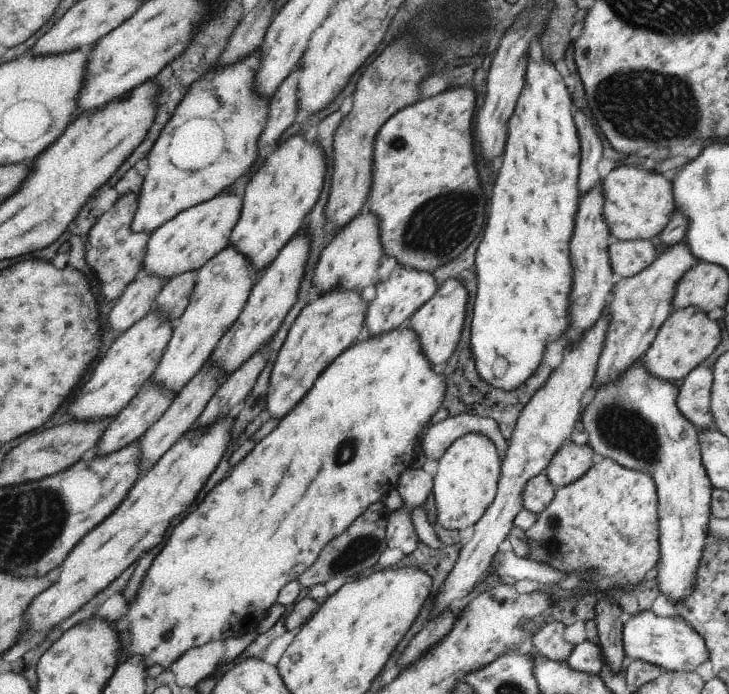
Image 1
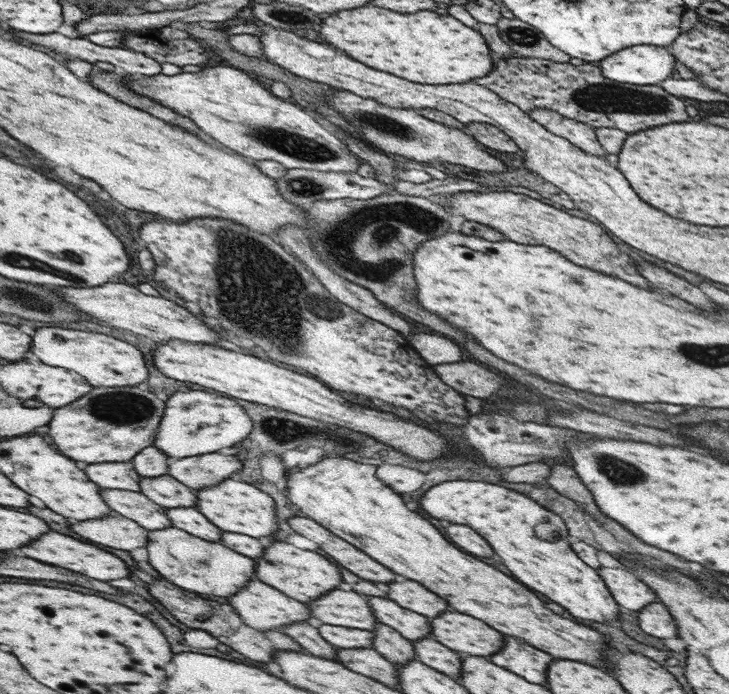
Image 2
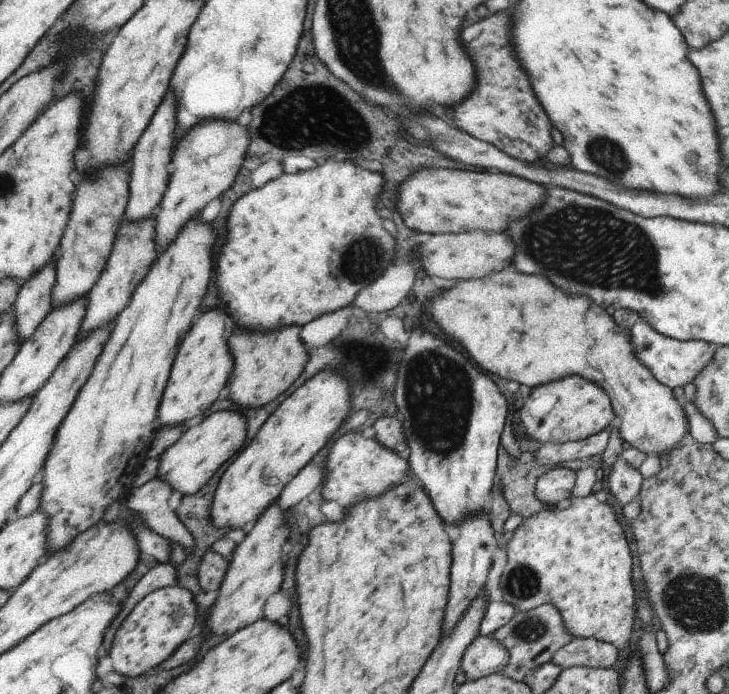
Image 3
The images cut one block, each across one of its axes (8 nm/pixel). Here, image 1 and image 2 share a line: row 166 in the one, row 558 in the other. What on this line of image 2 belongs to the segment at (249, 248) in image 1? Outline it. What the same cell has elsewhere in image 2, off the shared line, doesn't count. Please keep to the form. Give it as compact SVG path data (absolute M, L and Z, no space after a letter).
M278 540L272 542L264 550L262 558L256 562L256 578L298 602L310 602L326 594L328 590L334 590L342 582L340 570L334 564L330 564L330 560L326 560L324 556L310 550L300 550L288 542L278 542Z

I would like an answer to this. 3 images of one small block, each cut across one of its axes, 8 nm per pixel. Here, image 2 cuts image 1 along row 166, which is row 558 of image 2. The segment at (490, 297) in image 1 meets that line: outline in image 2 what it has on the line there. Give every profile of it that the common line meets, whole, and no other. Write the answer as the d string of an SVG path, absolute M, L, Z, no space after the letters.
M456 480L430 488L420 502L430 516L438 520L448 520L452 524L464 524L476 530L502 556L504 566L512 572L512 576L518 582L564 606L574 618L606 624L608 620L619 616L618 610L622 607L614 602L602 578L596 574L594 568L584 564L574 554L574 550L570 548L568 540L562 538L562 534L554 542L536 536L534 528L540 522L550 522L558 526L558 530L564 530L564 524L554 512L546 512L546 508L540 508L534 500L494 484Z

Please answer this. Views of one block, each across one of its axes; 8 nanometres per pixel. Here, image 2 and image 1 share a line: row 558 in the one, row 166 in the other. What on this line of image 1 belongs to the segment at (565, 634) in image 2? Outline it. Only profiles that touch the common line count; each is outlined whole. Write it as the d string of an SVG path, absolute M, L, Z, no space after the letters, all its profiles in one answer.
M468 86L450 88L404 108L402 112L392 116L376 136L373 181L365 210L379 218L384 254L397 258L399 265L433 272L460 256L482 234L488 214L488 198L484 204L484 188L476 166L474 138L470 128L470 120L474 122L474 114L476 92Z

